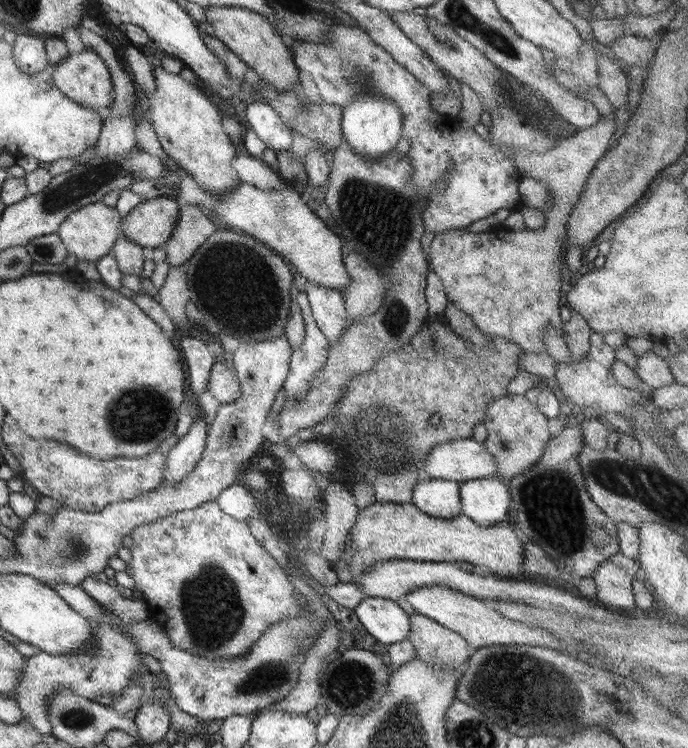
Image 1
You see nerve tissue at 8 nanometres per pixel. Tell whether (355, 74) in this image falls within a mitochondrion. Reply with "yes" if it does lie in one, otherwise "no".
yes

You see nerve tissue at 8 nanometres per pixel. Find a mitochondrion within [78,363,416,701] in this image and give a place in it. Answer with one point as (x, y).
(211, 610)

